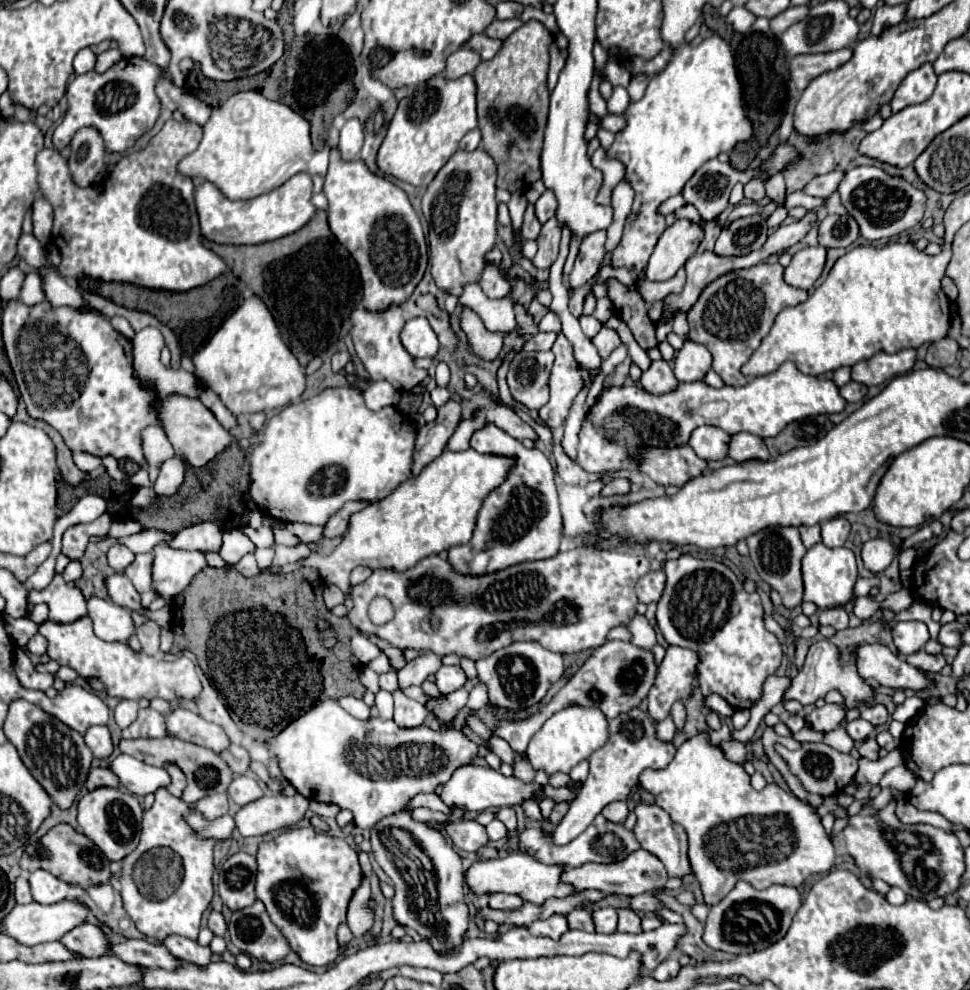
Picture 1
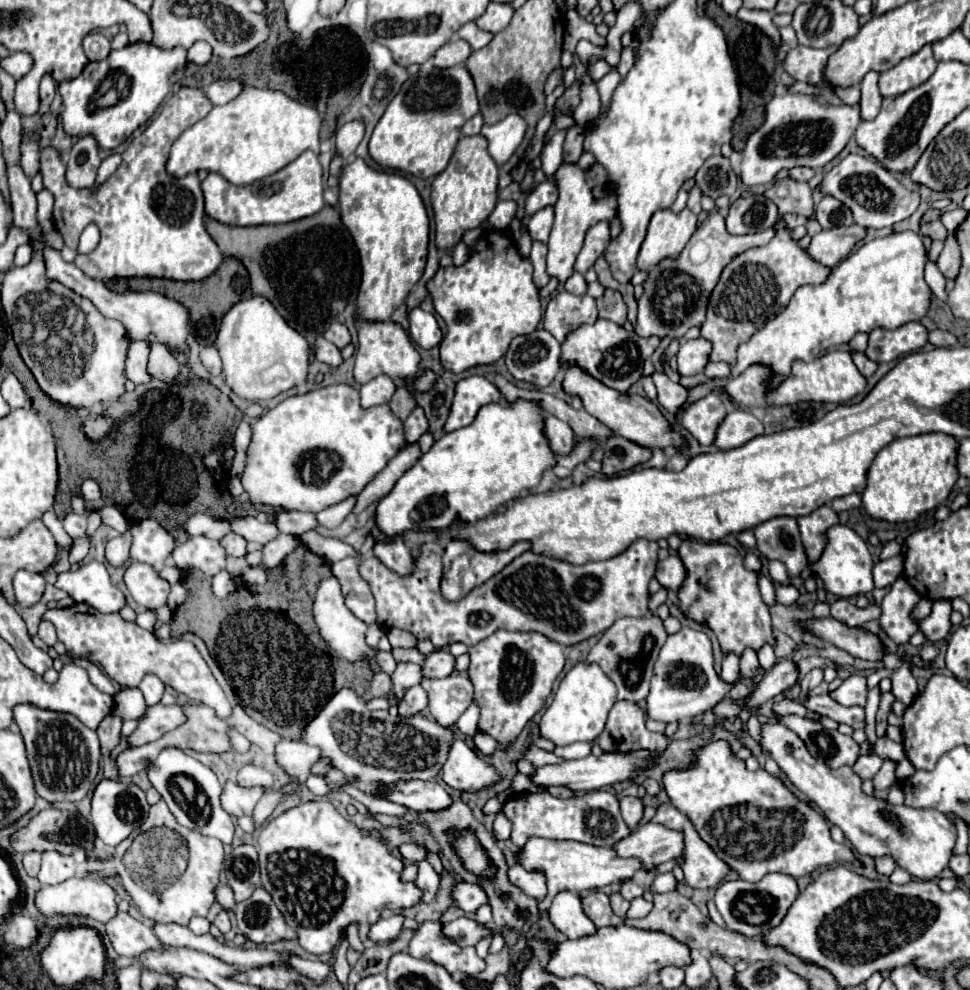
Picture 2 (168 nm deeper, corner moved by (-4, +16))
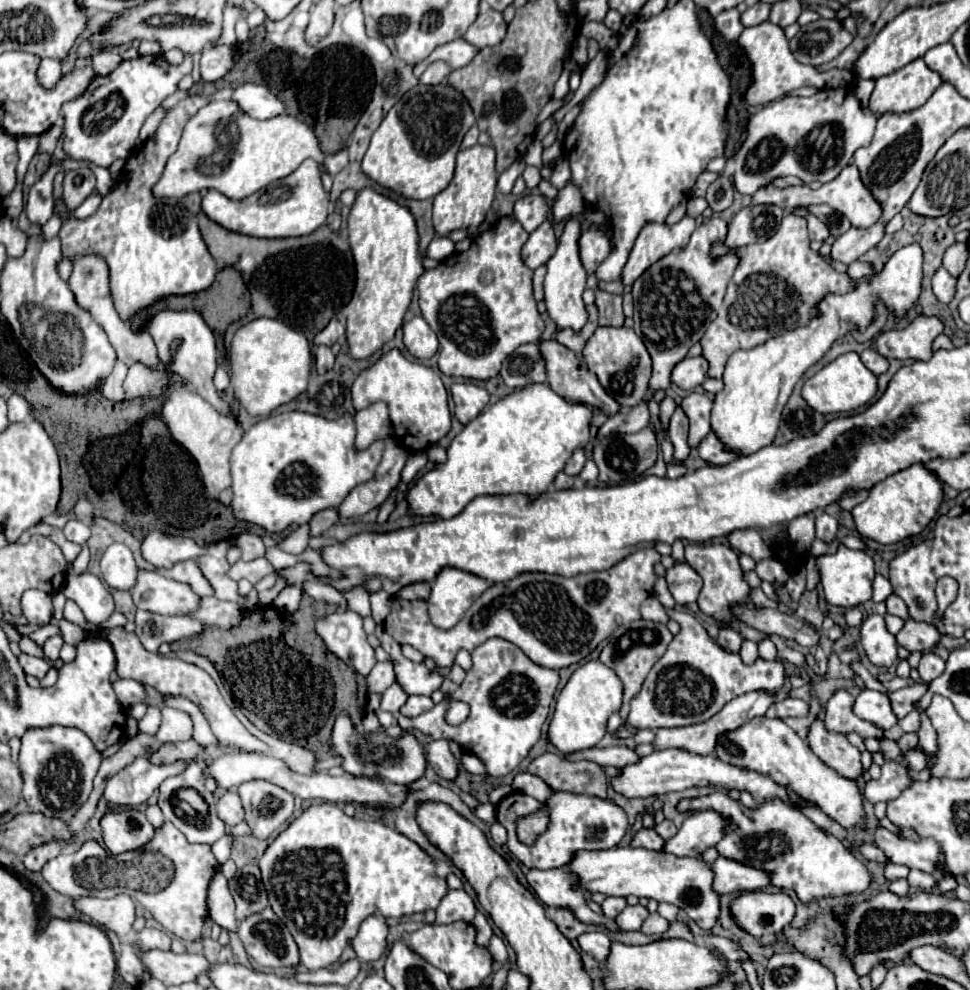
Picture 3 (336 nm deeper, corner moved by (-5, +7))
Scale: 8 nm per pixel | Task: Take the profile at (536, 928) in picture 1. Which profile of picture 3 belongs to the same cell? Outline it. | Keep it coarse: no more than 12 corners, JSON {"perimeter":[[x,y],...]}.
{"perimeter":[[603,931],[583,933],[579,945],[605,965],[611,939]]}

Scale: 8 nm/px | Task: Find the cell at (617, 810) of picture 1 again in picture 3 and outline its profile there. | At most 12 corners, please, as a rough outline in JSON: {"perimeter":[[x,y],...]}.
{"perimeter":[[641,829],[631,847],[659,851],[665,847],[665,839],[653,829]]}

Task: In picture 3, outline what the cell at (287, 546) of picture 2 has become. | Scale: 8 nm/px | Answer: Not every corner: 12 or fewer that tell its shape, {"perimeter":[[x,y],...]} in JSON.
{"perimeter":[[267,559],[237,561],[227,575],[257,583],[273,573]]}

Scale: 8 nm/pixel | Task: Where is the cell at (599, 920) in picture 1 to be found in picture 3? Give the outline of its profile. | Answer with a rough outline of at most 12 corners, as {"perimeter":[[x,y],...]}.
{"perimeter":[[643,905],[625,907],[617,925],[625,931],[639,931],[649,911]]}

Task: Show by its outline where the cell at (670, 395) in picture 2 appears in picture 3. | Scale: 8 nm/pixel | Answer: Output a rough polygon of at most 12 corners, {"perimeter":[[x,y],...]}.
{"perimeter":[[681,407],[671,417],[669,439],[673,457],[683,463],[691,451],[687,445],[689,421]]}

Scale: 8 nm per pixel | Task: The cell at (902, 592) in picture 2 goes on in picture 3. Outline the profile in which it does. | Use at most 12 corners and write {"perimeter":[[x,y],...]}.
{"perimeter":[[881,615],[861,623],[865,657],[883,669],[897,661],[895,637]]}

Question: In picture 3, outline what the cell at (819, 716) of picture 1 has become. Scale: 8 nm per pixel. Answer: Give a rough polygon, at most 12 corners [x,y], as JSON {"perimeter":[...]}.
{"perimeter":[[861,691],[853,711],[857,717],[889,729],[897,723],[889,695]]}

